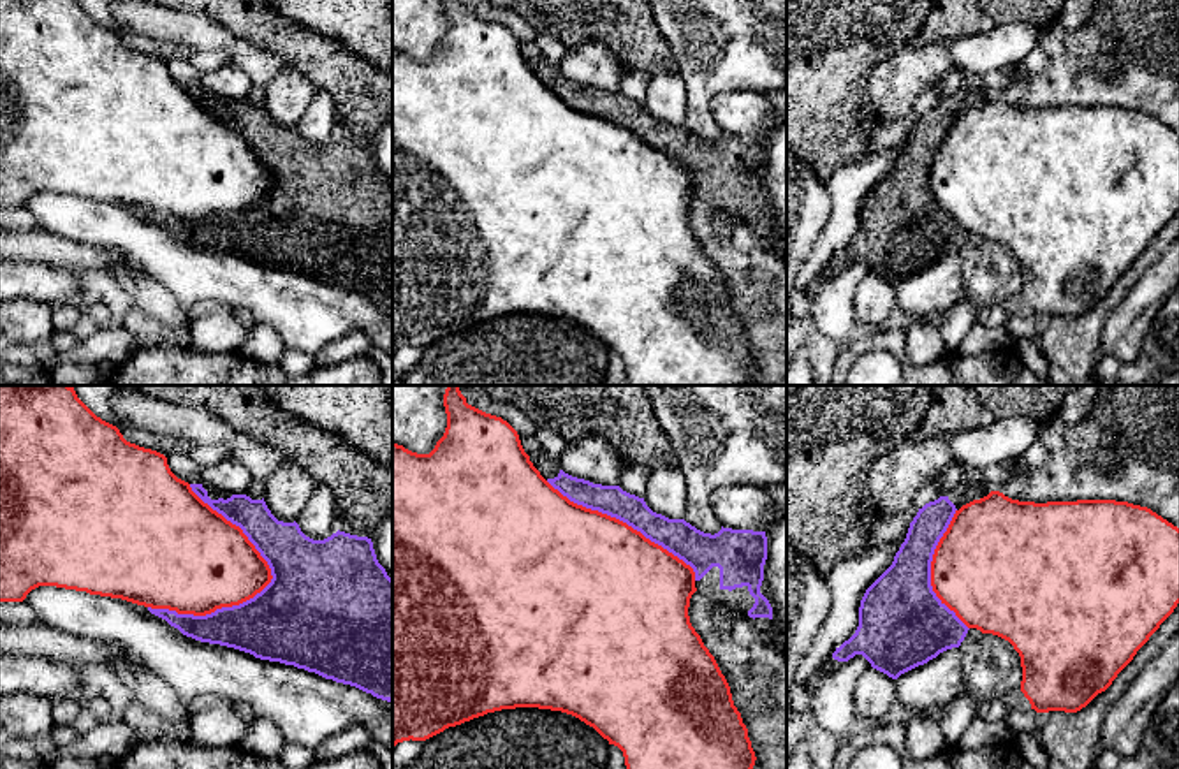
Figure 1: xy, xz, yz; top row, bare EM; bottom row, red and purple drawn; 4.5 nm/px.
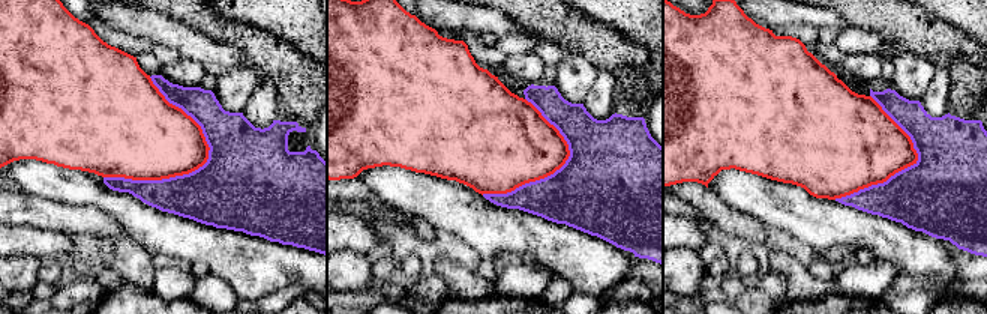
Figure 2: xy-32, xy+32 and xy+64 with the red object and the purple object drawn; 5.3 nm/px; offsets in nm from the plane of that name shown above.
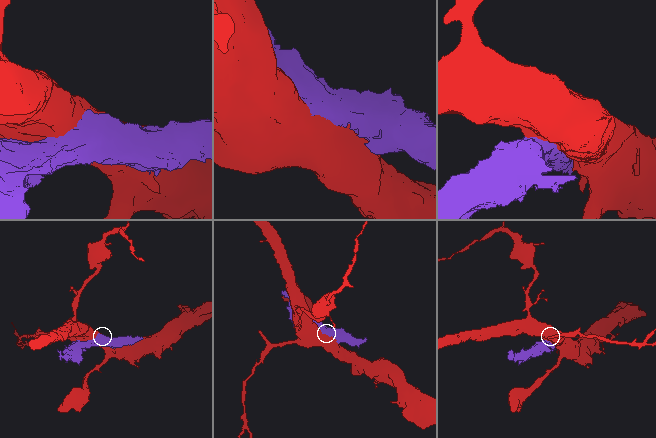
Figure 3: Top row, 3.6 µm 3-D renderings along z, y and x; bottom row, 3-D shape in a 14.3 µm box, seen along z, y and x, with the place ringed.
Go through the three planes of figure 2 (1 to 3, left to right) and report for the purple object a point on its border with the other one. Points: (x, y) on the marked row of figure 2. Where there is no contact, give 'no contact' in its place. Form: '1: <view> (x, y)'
1: xy-32 (200, 166)
2: xy+32 (555, 170)
3: xy+64 (908, 166)

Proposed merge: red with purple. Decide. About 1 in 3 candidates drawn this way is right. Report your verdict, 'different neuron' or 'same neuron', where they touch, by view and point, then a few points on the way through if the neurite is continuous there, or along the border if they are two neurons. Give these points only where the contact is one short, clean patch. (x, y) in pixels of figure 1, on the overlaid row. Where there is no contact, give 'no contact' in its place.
different neuron; meets red in xy at (266, 562)

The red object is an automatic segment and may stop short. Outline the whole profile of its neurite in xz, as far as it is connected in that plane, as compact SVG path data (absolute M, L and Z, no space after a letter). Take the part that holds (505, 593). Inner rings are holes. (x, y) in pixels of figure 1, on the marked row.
M459 385L443 394L447 428L429 454L392 443L392 746L426 741L487 713L538 707L572 714L623 751L626 769L753 769L755 751L714 656L690 623L695 572L626 523L570 502L533 466L517 431L466 403Z

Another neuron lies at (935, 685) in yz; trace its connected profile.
M947 649L896 681L896 702L912 709L945 709L963 685L963 651Z

